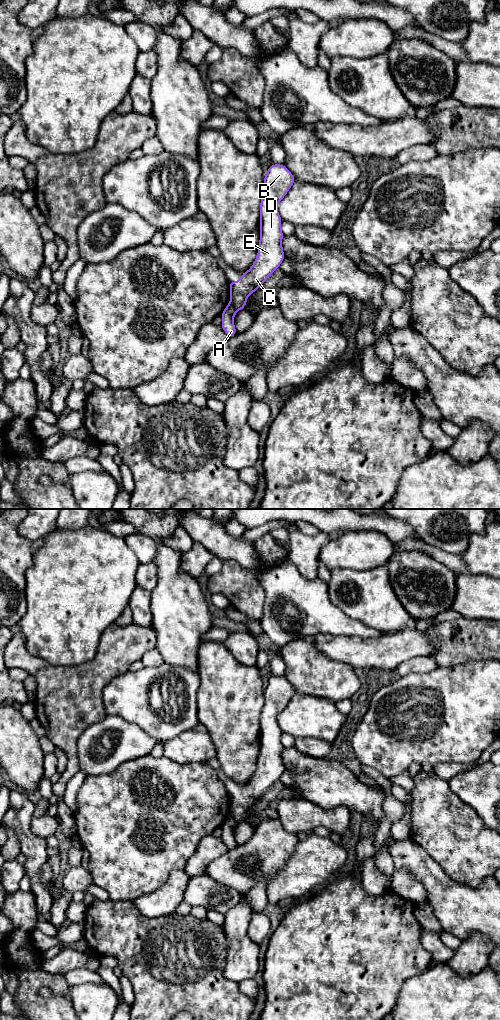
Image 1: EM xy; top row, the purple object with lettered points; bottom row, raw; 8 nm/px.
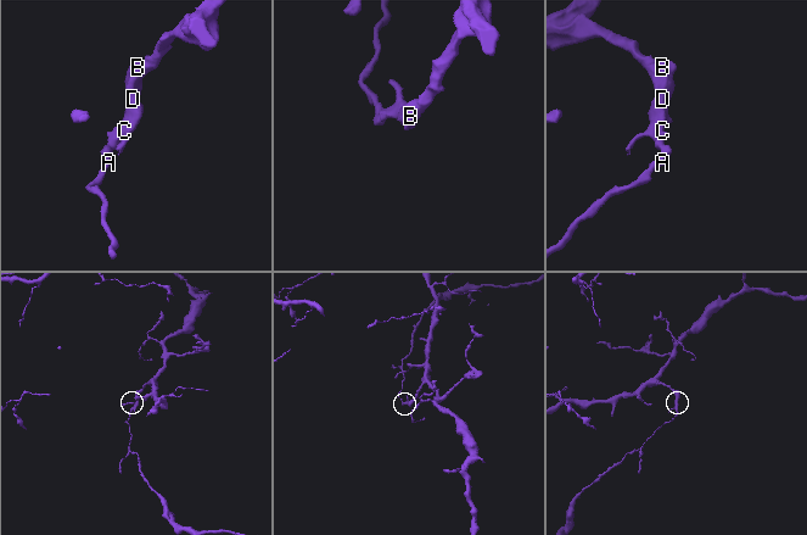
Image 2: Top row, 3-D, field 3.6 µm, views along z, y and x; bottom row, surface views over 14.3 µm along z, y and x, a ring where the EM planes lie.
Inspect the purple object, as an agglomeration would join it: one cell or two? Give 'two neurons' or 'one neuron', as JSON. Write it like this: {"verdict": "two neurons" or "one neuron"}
{"verdict": "two neurons"}

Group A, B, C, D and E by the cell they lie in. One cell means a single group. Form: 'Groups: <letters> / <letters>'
Groups: A / B C D E

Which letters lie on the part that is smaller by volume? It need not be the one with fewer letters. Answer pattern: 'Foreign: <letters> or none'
Foreign: A

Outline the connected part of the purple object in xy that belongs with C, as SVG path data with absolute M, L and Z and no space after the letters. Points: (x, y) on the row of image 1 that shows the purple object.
M284 164L270 165L264 176L258 253L250 269L241 273L239 281L229 281L229 304L237 310L244 310L249 295L259 289L286 257L282 246L282 218L277 206L295 182L293 174Z

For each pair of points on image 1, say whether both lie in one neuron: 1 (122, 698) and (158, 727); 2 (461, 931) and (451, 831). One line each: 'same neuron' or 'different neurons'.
1: same neuron
2: different neurons

